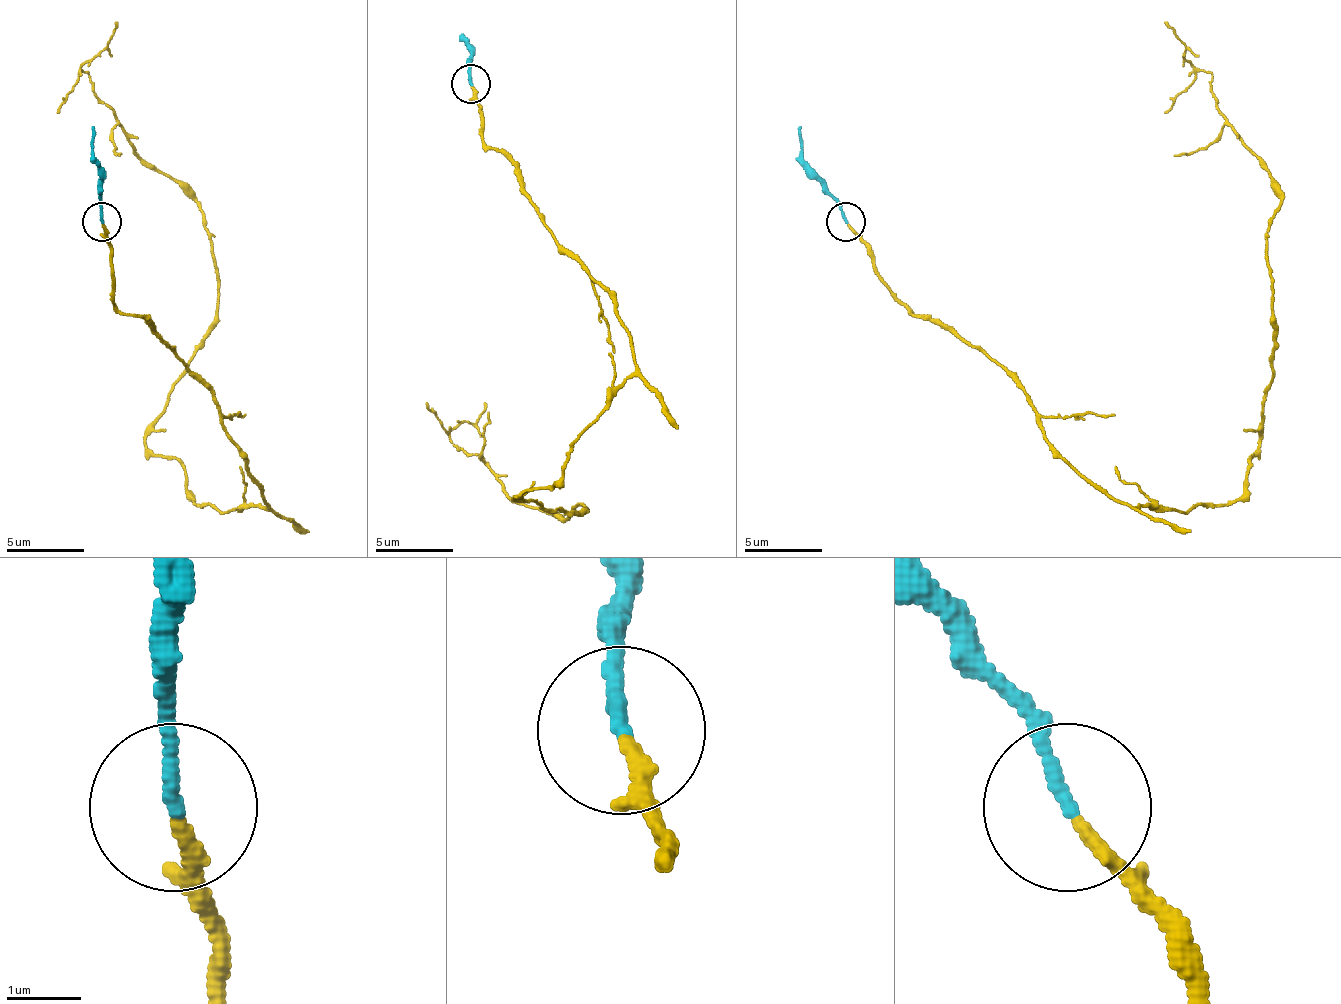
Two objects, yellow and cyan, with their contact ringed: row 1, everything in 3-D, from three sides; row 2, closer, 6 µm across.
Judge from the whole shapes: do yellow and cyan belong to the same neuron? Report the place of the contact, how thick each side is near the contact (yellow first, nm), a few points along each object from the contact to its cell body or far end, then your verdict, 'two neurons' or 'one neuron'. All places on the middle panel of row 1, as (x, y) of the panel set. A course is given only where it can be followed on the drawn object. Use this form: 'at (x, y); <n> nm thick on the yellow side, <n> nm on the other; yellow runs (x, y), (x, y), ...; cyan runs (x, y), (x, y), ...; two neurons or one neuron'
at (471, 84); 200 nm thick on the yellow side, 170 nm on the other; yellow runs (470, 86), (481, 137), (632, 346), (563, 474), (516, 498), (586, 509), (567, 517), (458, 451), (485, 401); cyan runs (470, 83), (470, 48), (462, 36); one neuron

